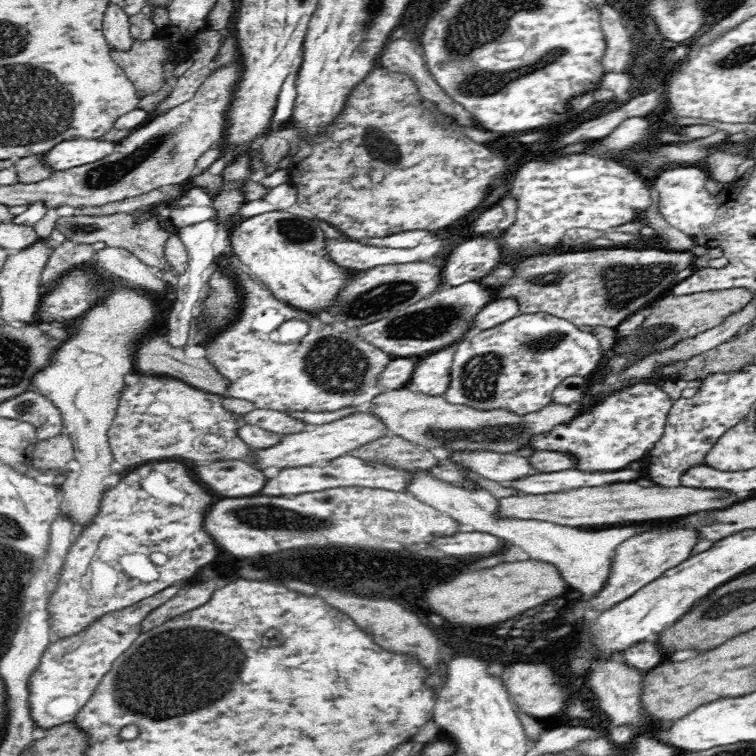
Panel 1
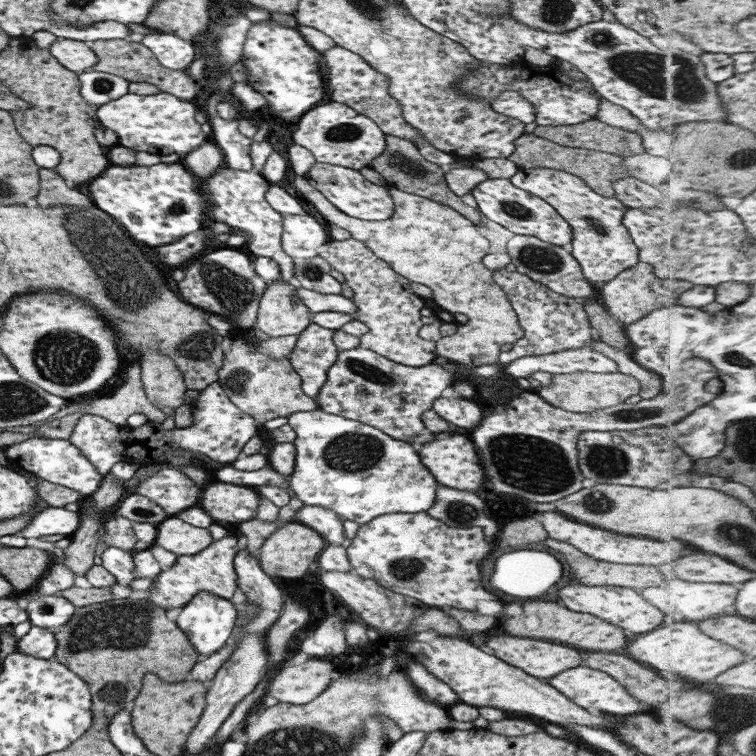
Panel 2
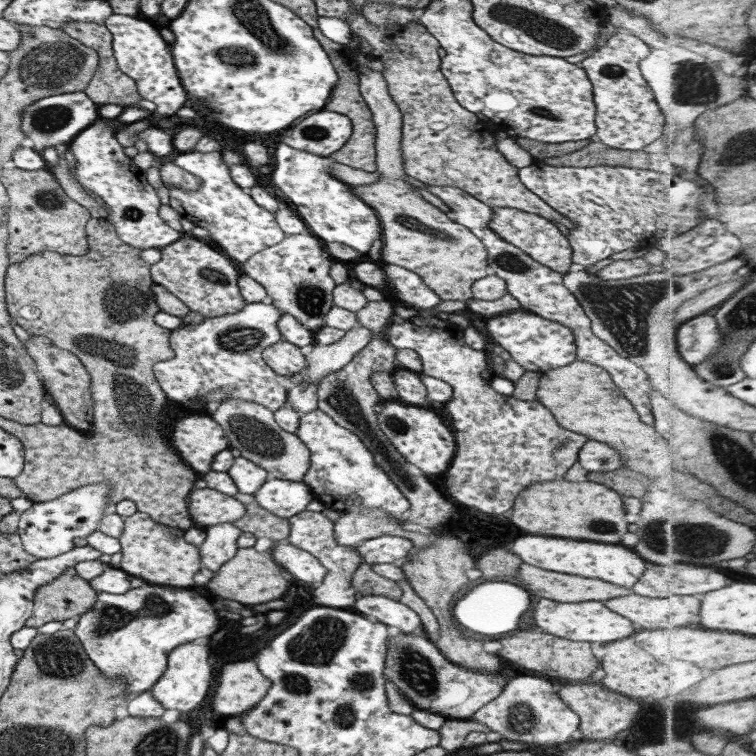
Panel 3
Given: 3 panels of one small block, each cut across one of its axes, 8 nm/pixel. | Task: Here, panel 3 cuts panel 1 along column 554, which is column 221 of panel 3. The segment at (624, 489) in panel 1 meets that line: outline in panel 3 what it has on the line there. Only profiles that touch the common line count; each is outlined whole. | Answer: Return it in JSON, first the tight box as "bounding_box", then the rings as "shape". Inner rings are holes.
{"bounding_box":[187,488,244,527],"shape":[[[193,488],[187,498],[188,515],[193,522],[204,527],[232,523],[244,515],[243,504],[235,497],[210,488]]]}

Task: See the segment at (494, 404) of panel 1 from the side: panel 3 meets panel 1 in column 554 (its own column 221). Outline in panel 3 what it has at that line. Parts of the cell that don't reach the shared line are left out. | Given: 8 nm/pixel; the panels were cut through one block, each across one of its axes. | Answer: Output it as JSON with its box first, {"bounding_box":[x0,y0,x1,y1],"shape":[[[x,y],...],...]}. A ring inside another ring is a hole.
{"bounding_box":[152,302,288,413],"shape":[[[252,302],[234,314],[203,318],[200,324],[181,324],[169,333],[169,346],[174,352],[169,360],[159,361],[152,371],[167,399],[199,413],[198,404],[205,395],[217,390],[229,392],[231,399],[251,401],[271,412],[286,402],[288,386],[265,364],[261,351],[282,340],[277,330],[279,310],[272,304]]]}

